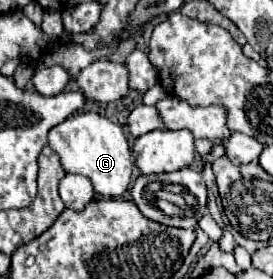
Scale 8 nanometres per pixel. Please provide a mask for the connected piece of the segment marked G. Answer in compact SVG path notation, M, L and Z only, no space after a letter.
M96 112L72 114L48 132L48 146L60 156L64 172L86 176L92 182L96 194L106 198L118 198L126 192L132 178L134 162L120 124L114 124L112 120Z

